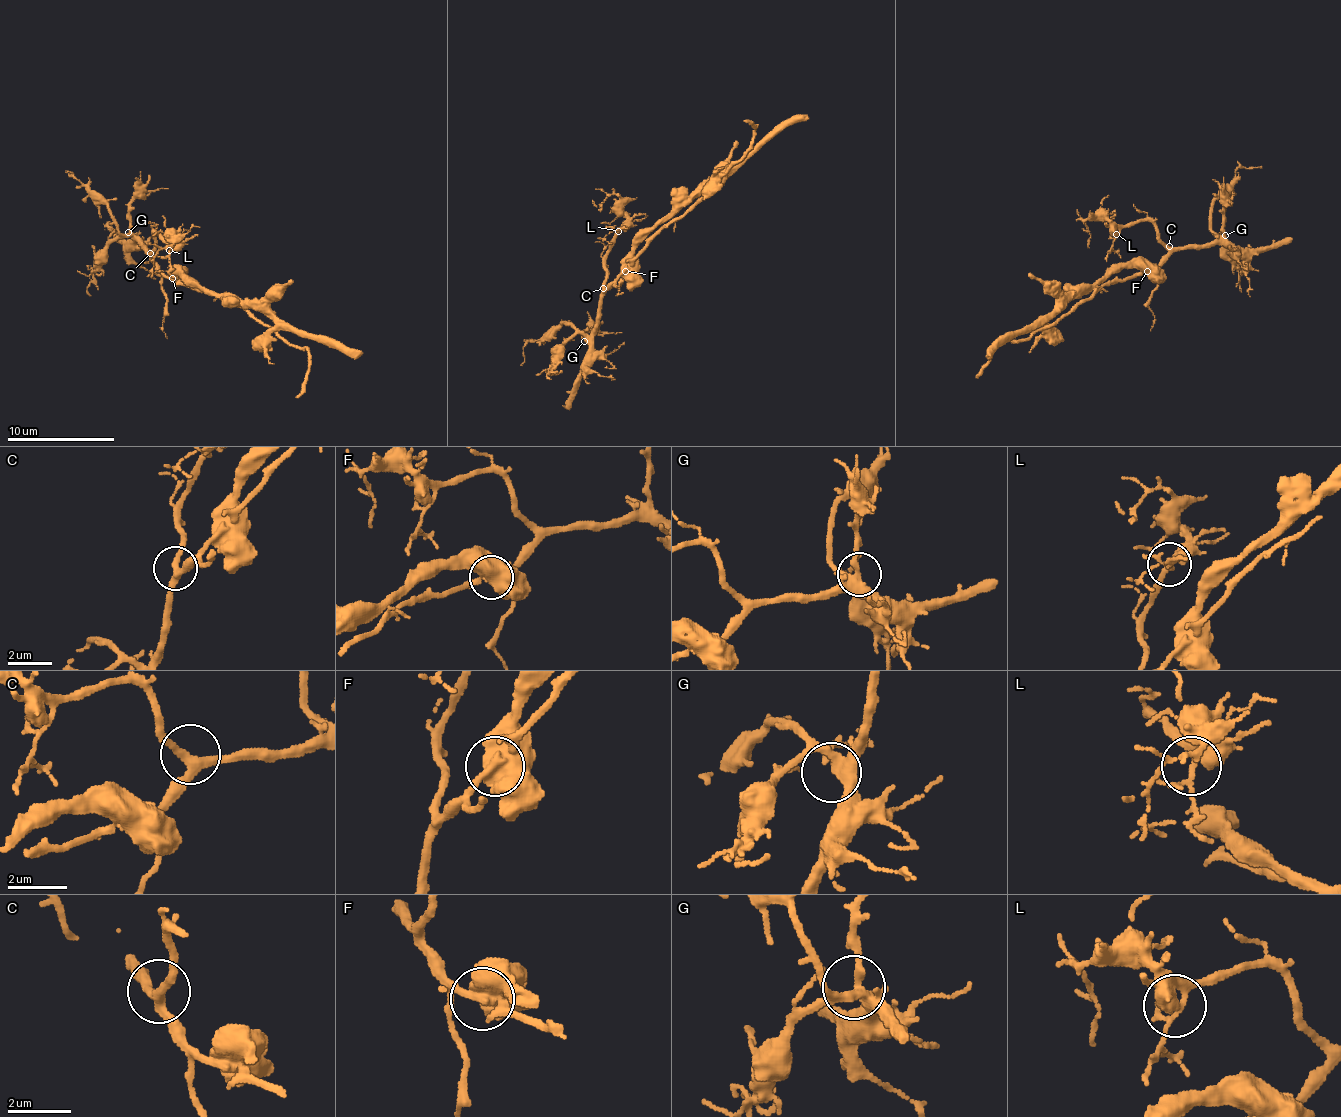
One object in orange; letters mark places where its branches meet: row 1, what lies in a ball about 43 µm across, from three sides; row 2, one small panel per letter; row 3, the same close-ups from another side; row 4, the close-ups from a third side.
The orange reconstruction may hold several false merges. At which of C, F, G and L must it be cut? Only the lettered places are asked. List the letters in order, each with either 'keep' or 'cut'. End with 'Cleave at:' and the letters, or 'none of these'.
C: keep
F: cut
G: keep
L: keep
Cleave at: F

